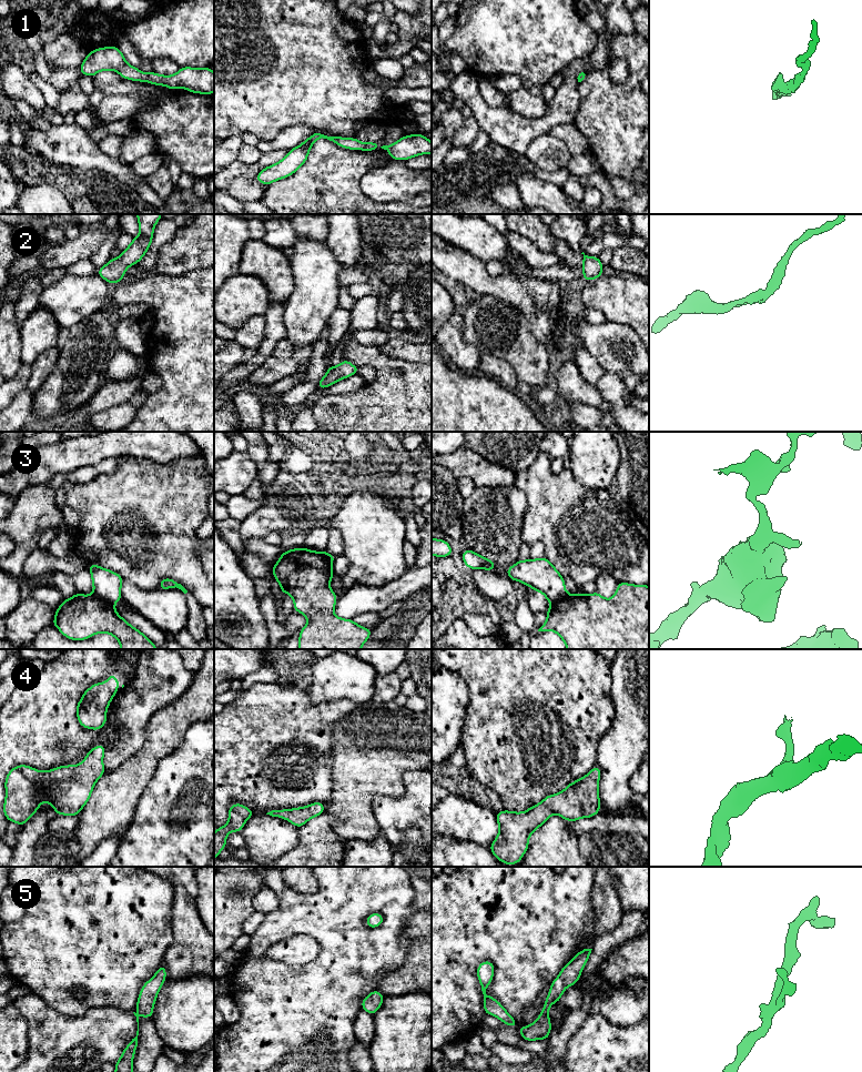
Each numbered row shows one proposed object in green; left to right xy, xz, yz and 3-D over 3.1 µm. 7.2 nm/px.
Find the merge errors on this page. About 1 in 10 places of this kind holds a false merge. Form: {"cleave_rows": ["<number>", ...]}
{"cleave_rows": ["3"]}

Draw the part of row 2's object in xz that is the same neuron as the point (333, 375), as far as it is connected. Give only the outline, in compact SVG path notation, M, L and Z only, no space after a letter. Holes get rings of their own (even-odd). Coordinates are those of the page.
M342 360L337 366L329 366L323 378L318 381L318 390L326 388L338 381L357 374L359 367L354 366L349 361Z

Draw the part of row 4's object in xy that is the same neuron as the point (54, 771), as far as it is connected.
M103 745L95 746L79 765L64 765L49 771L40 771L27 765L16 766L6 777L3 815L9 821L23 826L38 811L42 802L48 802L57 815L78 817L89 801L95 782L105 772L104 752Z

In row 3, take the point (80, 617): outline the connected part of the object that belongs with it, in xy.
M74 594L55 610L52 623L72 640L84 640L99 633L115 637L121 649L158 649L139 629L123 619L114 605L94 595Z

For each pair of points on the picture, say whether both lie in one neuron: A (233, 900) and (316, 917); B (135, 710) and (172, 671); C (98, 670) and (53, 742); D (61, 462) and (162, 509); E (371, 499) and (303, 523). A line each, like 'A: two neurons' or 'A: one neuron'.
A: two neurons
B: one neuron
C: one neuron
D: two neurons
E: two neurons

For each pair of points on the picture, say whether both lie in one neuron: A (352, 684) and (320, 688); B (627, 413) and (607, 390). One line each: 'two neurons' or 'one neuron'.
A: one neuron
B: one neuron

